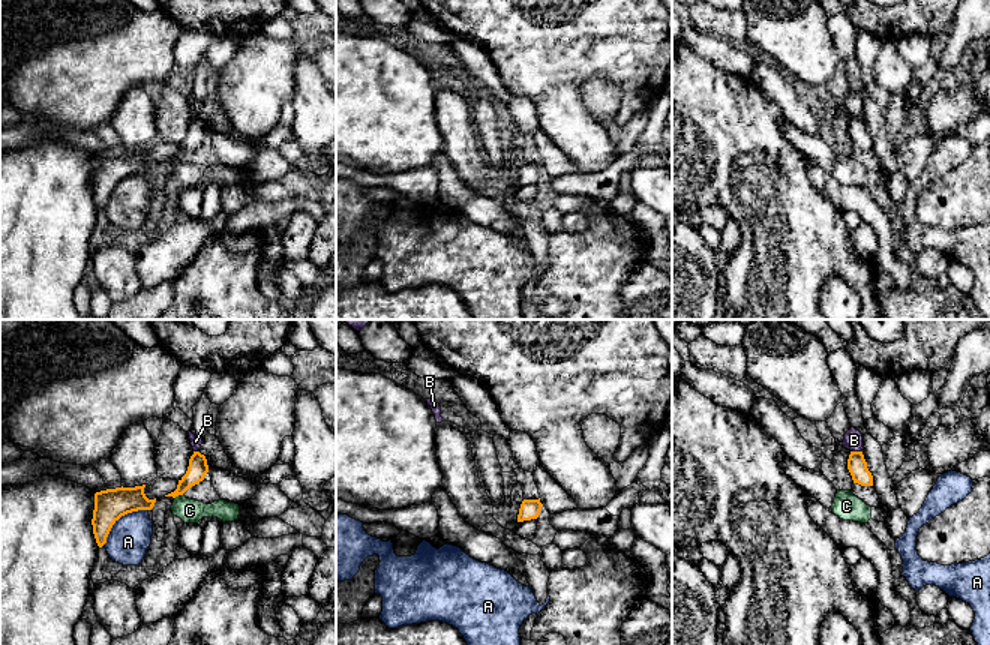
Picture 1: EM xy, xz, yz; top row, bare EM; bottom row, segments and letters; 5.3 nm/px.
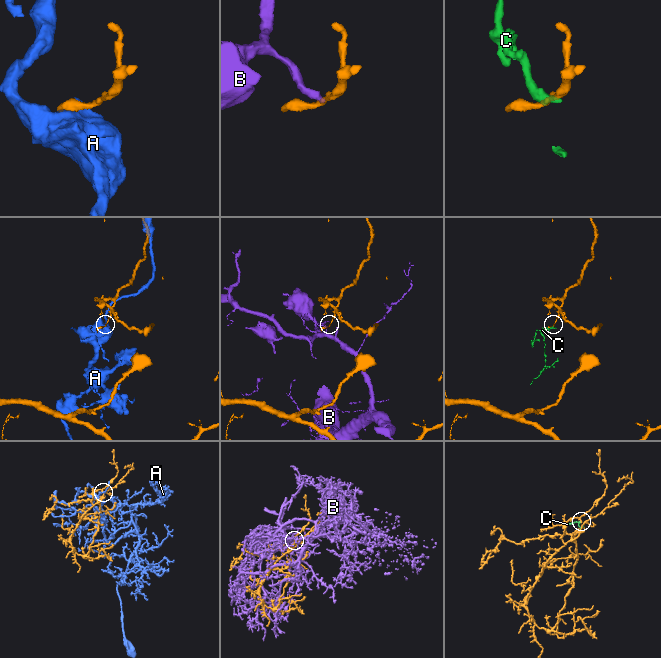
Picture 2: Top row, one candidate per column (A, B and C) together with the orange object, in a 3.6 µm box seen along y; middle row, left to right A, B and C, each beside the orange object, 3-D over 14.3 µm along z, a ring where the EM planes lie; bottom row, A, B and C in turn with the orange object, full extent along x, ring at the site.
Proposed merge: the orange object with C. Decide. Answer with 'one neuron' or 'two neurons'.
two neurons

